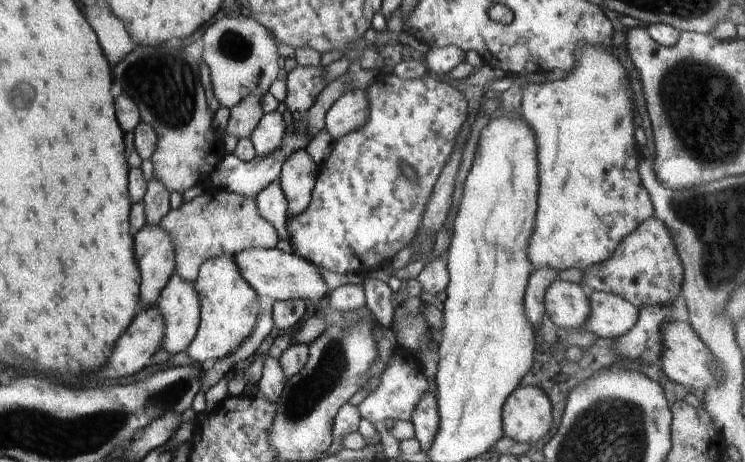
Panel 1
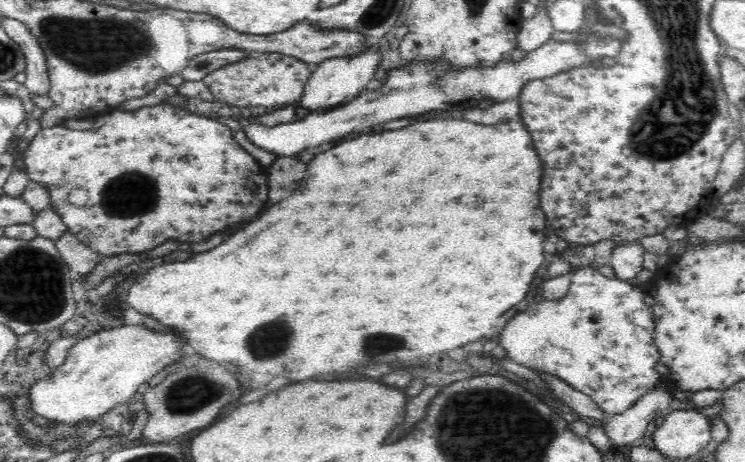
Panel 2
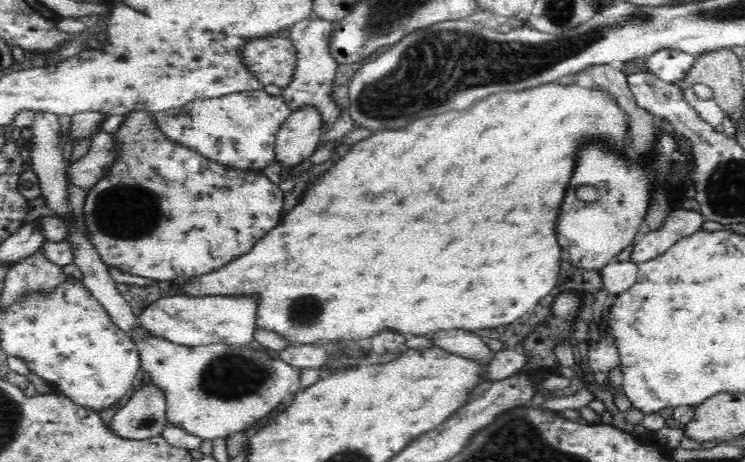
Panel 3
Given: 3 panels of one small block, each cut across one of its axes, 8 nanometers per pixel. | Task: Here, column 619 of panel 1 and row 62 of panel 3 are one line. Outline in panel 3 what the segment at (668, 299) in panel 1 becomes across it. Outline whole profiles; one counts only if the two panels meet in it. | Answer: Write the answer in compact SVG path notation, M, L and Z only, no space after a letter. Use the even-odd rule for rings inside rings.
M257 37L245 44L242 53L244 65L263 85L275 84L283 89L296 72L297 52L290 38Z

